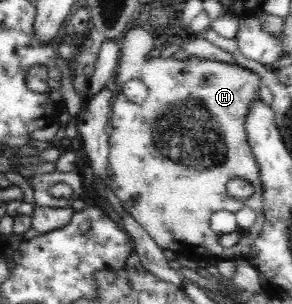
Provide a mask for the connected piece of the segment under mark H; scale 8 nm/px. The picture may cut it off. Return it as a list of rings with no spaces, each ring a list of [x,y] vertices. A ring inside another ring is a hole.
[[[132,28],[121,38],[118,64],[112,79],[114,94],[110,106],[112,112],[109,113],[109,122],[113,128],[109,136],[109,167],[112,170],[110,188],[121,200],[124,208],[133,200],[133,203],[128,205],[128,213],[174,260],[193,265],[201,264],[208,256],[217,257],[219,260],[234,260],[242,251],[248,250],[265,225],[259,168],[247,141],[245,129],[250,103],[258,97],[260,77],[254,71],[238,64],[199,57],[186,57],[183,60],[170,57],[150,58],[148,50],[144,50],[144,40],[146,44],[152,44],[146,38],[152,34],[140,30],[142,28]],[[132,78],[142,80],[147,86],[147,97],[140,105],[122,94],[123,84]],[[232,178],[249,181],[254,187],[253,194],[244,201],[230,198],[226,184]],[[244,206],[248,206],[256,214],[248,234],[242,236],[229,249],[220,248],[218,235],[210,228],[210,216],[221,210],[236,214]]]

